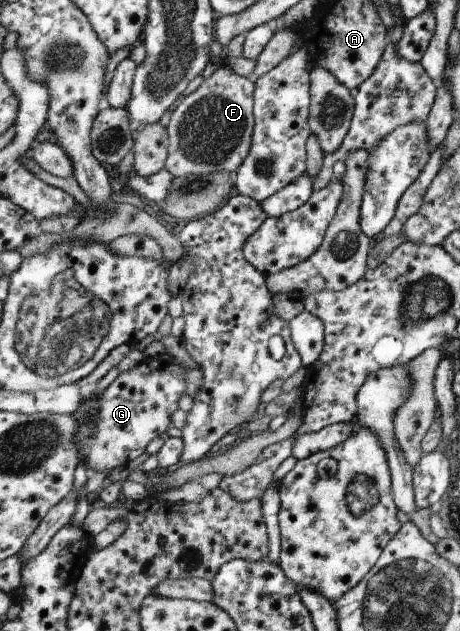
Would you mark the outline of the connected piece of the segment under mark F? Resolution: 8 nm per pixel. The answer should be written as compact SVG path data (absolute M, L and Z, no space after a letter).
M226 64L204 79L198 89L184 98L171 113L171 120L167 126L170 156L167 158L166 169L175 177L186 177L192 173L207 175L222 171L236 172L248 156L253 143L255 90L256 83L253 78L238 74Z

